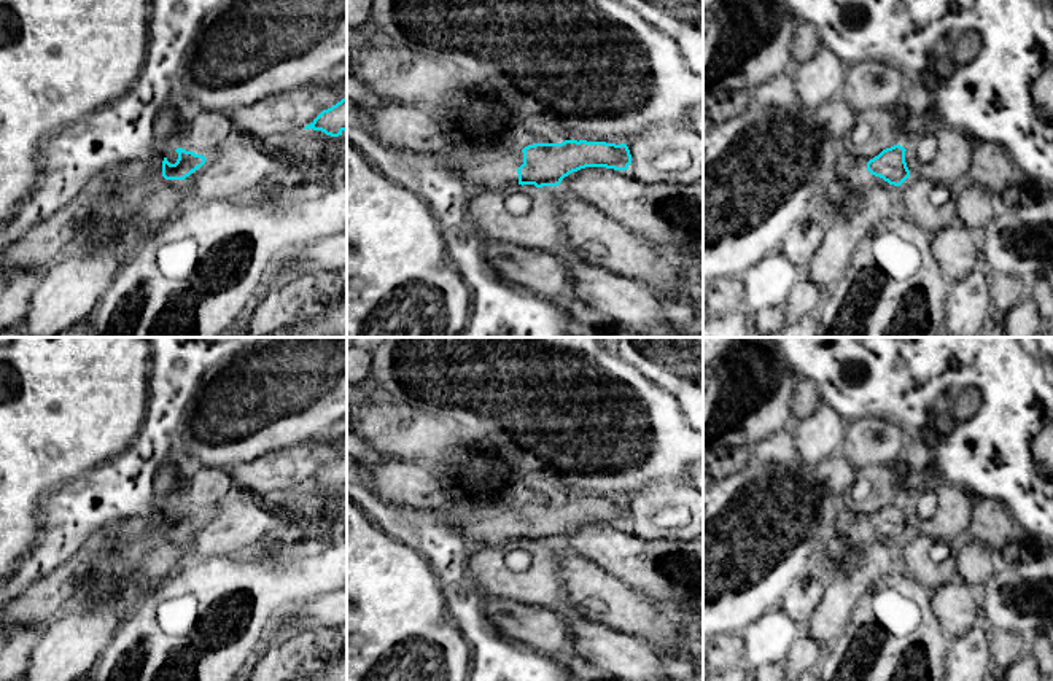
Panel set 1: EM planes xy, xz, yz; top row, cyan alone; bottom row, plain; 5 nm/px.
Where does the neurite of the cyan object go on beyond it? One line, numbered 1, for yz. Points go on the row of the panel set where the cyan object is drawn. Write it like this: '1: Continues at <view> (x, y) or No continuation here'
1: No continuation here

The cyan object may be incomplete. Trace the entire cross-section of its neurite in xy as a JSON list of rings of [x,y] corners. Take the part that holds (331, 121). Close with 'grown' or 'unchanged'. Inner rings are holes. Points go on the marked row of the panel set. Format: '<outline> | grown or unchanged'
[[[340,81],[342,100],[328,110],[323,110],[310,124],[304,129],[321,130],[326,135],[339,137],[347,134],[347,83]]] | grown

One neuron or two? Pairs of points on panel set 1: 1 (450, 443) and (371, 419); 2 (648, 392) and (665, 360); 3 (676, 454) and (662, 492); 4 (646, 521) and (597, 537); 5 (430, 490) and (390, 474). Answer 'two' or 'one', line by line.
1: one
2: two
3: two
4: two
5: one

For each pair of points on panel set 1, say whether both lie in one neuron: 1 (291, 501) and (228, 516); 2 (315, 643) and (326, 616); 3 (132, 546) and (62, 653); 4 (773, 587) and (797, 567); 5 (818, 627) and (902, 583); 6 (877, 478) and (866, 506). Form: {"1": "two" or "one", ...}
{"1": "one", "2": "two", "3": "two", "4": "one", "5": "two", "6": "one"}

